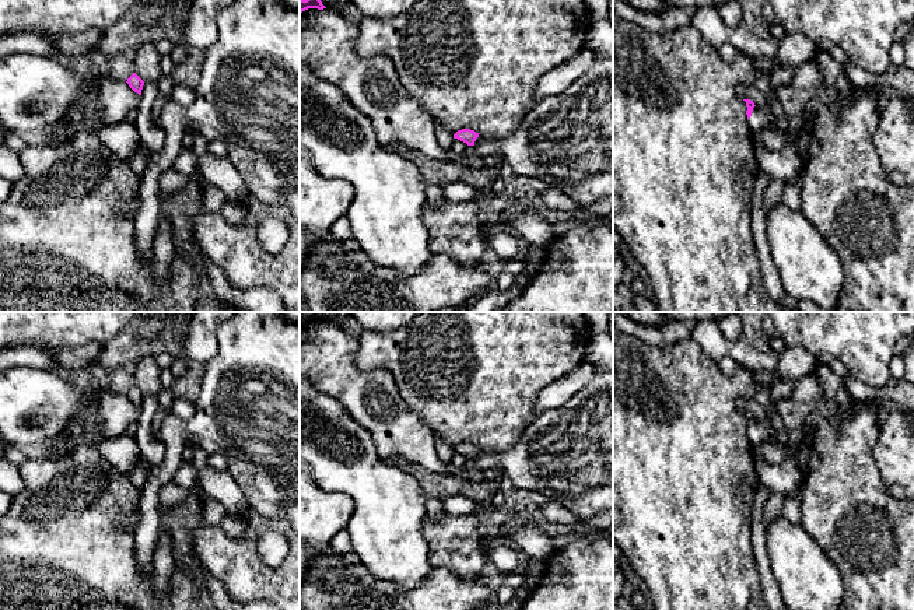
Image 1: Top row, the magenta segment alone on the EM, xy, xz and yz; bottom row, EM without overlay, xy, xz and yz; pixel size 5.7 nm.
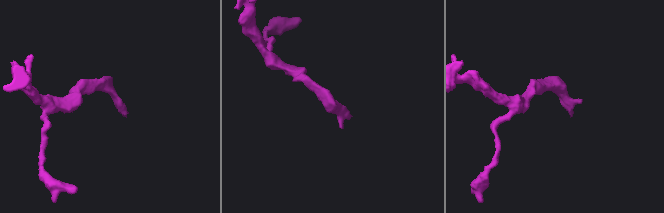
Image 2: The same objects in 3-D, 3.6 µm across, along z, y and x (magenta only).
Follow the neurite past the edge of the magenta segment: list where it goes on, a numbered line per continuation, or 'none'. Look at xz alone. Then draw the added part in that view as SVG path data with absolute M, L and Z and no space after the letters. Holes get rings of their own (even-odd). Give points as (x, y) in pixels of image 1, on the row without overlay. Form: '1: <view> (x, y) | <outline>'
1: xz (566, 454) | M595 365L593 369L592 379L560 409L542 411L515 446L504 452L479 449L476 469L501 467L515 487L540 492L579 518L613 511L613 371Z

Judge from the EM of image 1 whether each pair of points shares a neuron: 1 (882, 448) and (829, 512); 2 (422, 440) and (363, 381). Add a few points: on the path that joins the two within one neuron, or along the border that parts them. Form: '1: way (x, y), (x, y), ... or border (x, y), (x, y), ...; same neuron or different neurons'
1: border (879, 424), (872, 456), (886, 487); different neurons
2: way (406, 428), (374, 396); same neuron

